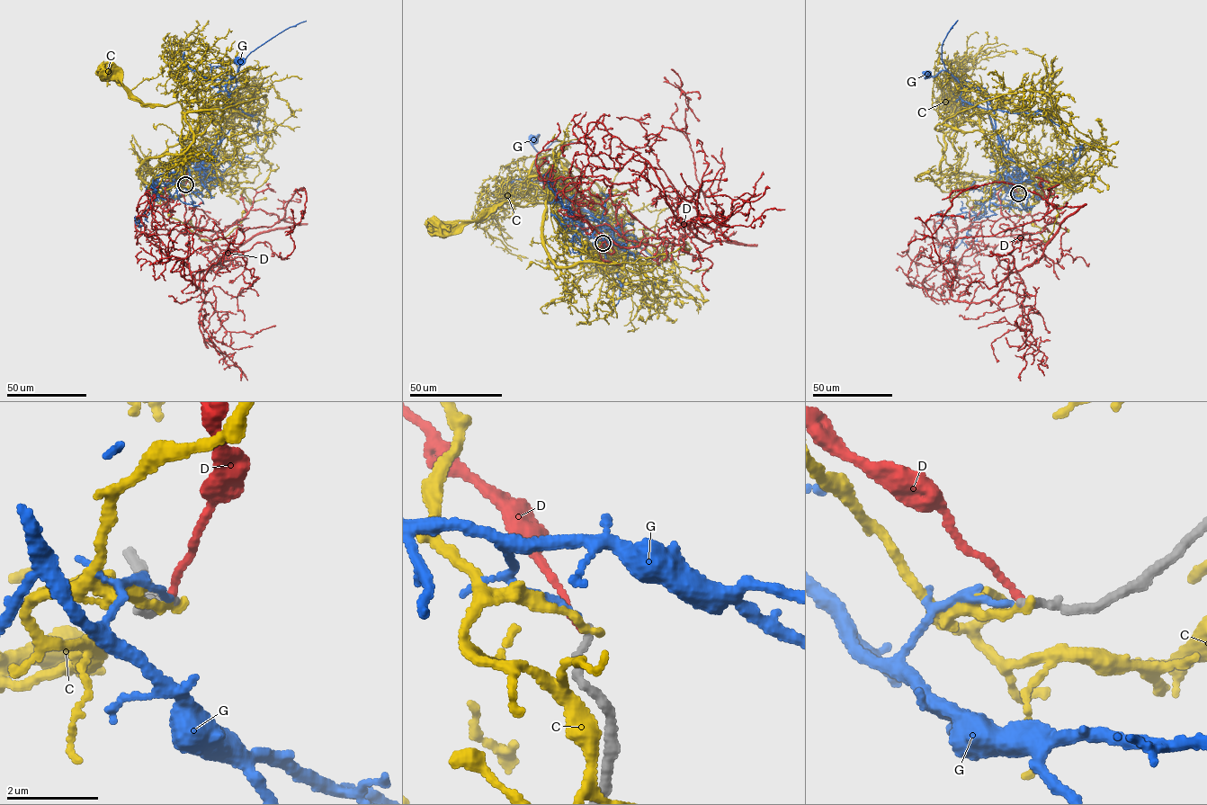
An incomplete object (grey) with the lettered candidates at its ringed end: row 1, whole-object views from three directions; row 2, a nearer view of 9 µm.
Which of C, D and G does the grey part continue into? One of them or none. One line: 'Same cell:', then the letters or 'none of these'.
Same cell: G

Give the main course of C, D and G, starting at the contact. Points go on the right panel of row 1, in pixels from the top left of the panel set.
C: (1018, 193), (1002, 181), (1011, 153), (993, 129), (987, 113), (969, 114), (952, 129), (957, 120), (949, 101)
D: (1018, 193), (1031, 235), (1079, 208), (988, 299), (935, 239), (897, 253)
G: (1018, 193), (1013, 195), (1002, 182), (1006, 165), (994, 111), (985, 95), (944, 70), (927, 74)

